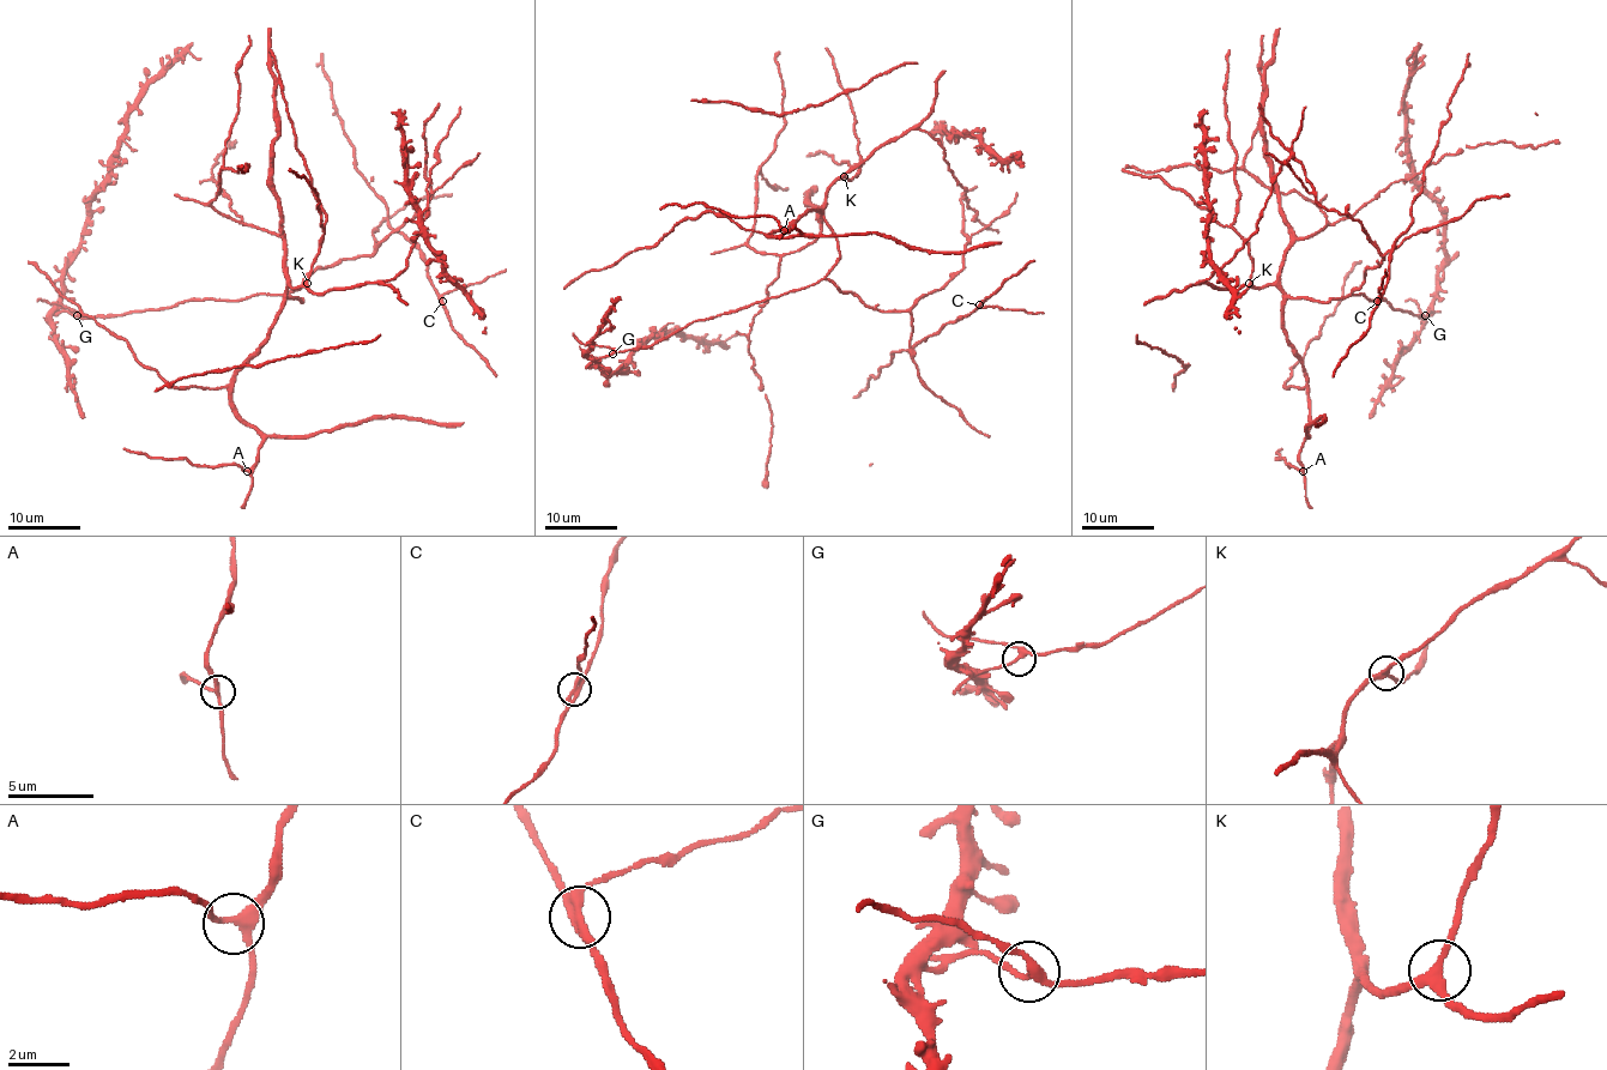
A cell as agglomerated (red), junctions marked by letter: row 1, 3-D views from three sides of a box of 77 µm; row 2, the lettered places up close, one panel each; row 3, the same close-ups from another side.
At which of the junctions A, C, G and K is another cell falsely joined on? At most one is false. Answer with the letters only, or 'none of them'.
C

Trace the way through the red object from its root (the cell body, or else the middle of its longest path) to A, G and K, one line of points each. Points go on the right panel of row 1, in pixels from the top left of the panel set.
A: (1349, 294), (1328, 302), (1288, 297), (1284, 306), (1284, 333), (1309, 391), (1303, 471)
G: (1349, 294), (1363, 294), (1370, 301), (1384, 298), (1395, 309), (1425, 315)
K: (1349, 294), (1323, 302), (1287, 297), (1274, 284), (1252, 286), (1249, 283)

